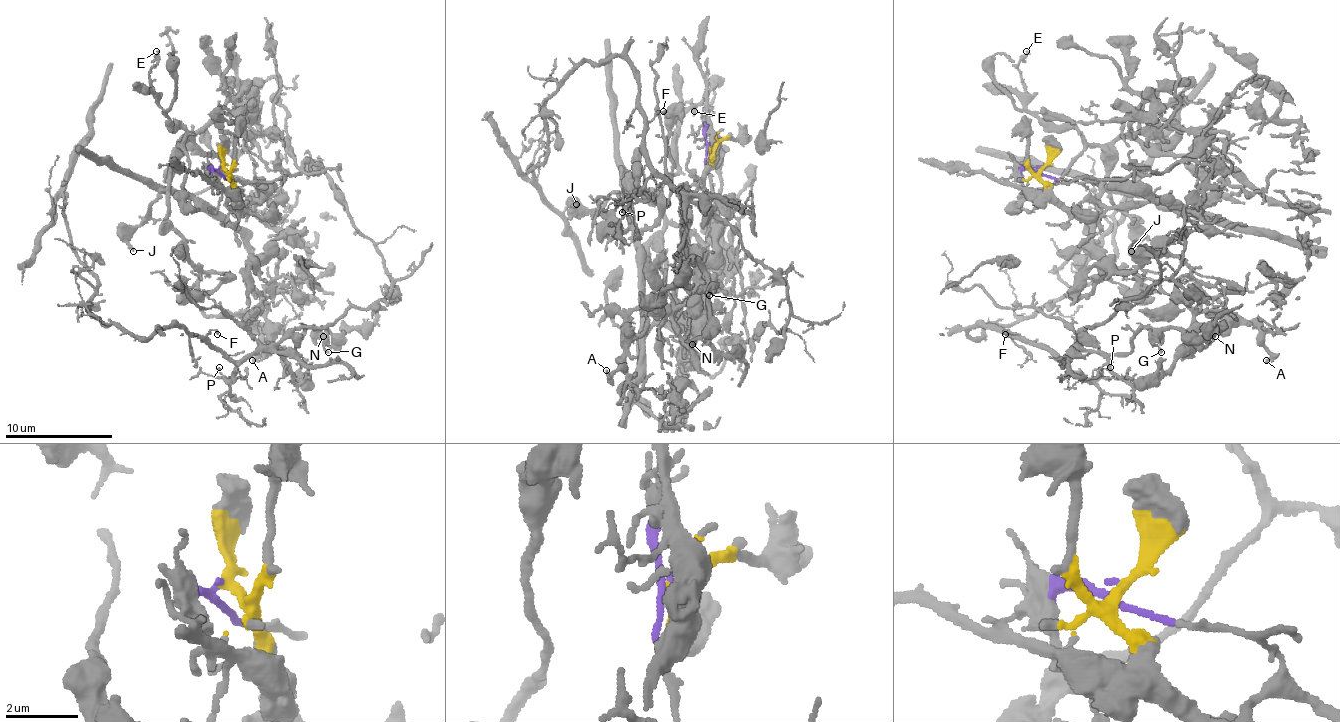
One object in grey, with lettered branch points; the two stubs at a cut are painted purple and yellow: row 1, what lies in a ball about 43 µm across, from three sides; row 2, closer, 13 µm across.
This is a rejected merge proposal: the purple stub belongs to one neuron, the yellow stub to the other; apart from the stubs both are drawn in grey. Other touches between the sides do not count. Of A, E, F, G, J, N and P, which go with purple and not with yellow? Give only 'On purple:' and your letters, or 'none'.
On purple: F, G, N, P

